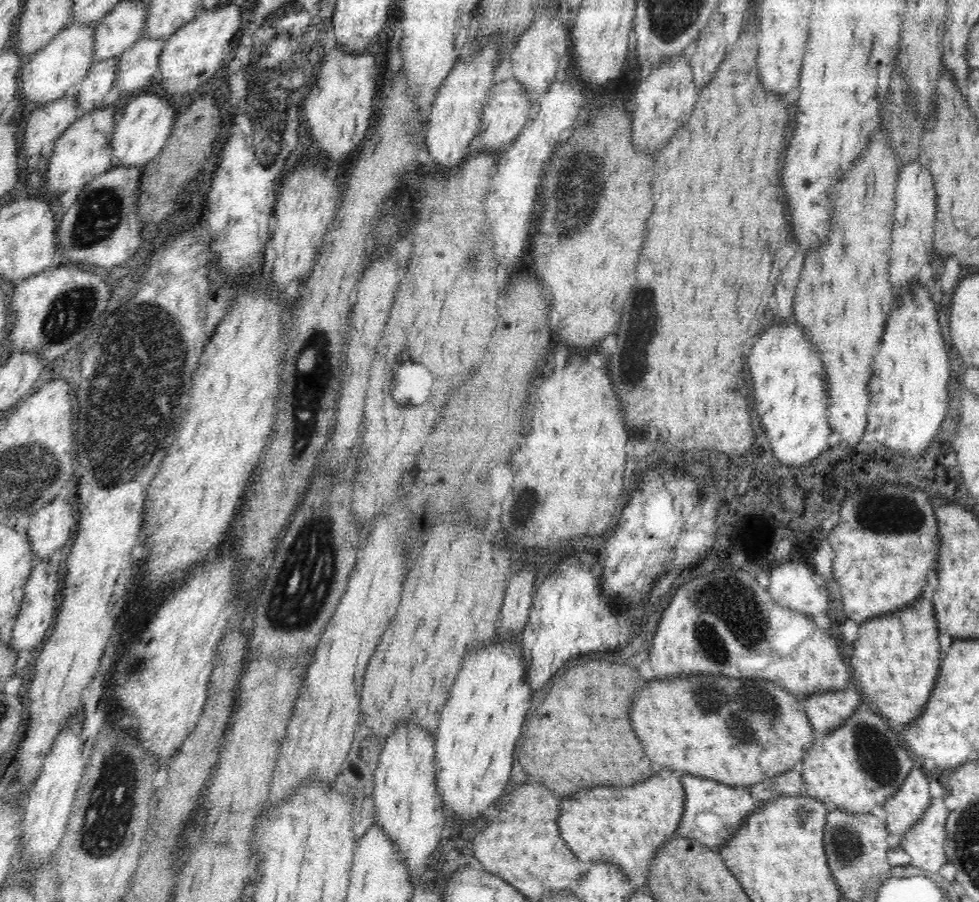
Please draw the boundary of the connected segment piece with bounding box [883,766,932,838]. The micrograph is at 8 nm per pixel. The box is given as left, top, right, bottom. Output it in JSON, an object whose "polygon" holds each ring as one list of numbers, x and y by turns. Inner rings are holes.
{"polygon":[[912,767,900,790,886,800,883,808,888,817,888,834,902,838,904,833,922,820,924,812,932,806,930,778,926,778,922,772,922,768]]}

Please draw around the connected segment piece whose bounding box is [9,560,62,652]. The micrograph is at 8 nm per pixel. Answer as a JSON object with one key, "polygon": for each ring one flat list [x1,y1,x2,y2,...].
{"polygon":[[42,560,36,566,32,566,28,582,24,587,23,603,15,616,16,623,12,629,12,637,9,641,9,647,15,652,32,651,44,643,44,634,50,630,50,626,54,622,56,608,60,600,61,586,58,586,58,580,62,580,62,576,58,576,49,560]]}

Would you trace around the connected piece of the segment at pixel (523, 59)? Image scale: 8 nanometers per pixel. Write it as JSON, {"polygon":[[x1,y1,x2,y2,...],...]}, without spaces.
{"polygon":[[544,7,542,12,535,16,529,29,523,32,512,52,510,52,513,76,522,83,530,102,540,95,547,93,547,88,554,82,558,61,570,52,570,28,564,28,564,22,558,11,552,7]]}

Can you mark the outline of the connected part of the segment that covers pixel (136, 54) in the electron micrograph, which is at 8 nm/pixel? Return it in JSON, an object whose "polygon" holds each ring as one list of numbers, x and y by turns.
{"polygon":[[140,38,118,57,117,75,113,84,120,89,123,97,126,97,126,94,147,89,144,86,150,88,150,82,156,82,159,56,165,42,166,38]]}

